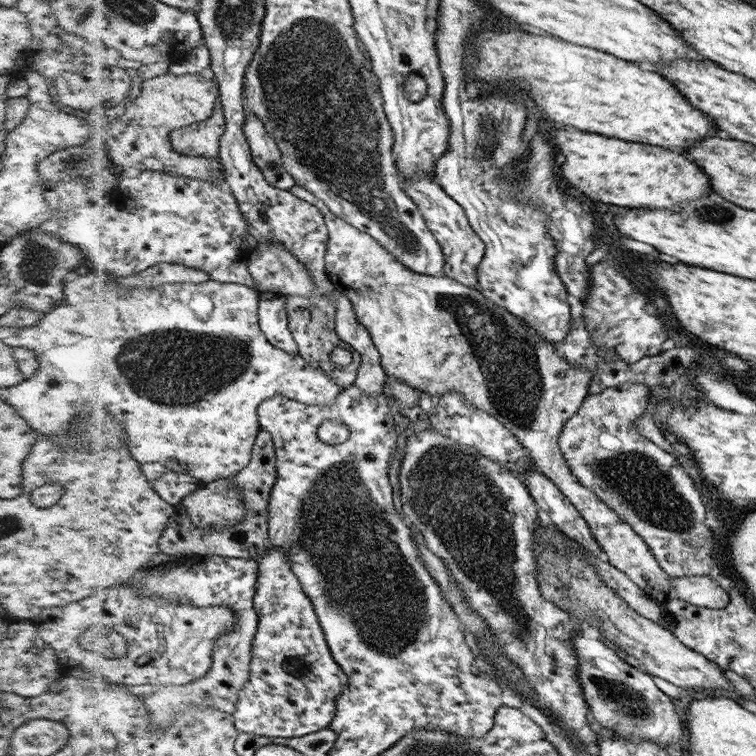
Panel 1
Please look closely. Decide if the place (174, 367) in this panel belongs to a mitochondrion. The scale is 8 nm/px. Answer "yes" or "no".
yes

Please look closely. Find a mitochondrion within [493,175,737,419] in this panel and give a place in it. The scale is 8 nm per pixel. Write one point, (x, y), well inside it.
(710, 213)

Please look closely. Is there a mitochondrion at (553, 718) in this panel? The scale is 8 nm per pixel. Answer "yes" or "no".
no

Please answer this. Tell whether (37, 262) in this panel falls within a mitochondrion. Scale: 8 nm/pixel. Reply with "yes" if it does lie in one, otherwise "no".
yes

